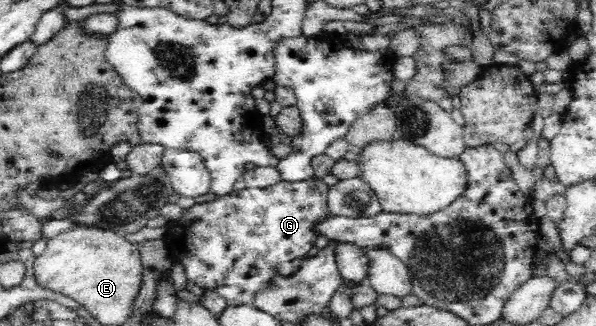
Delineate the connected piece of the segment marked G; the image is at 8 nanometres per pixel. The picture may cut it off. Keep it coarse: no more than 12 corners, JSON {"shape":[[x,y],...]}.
{"shape":[[321,179],[183,209],[161,243],[187,280],[252,304],[331,216]]}

